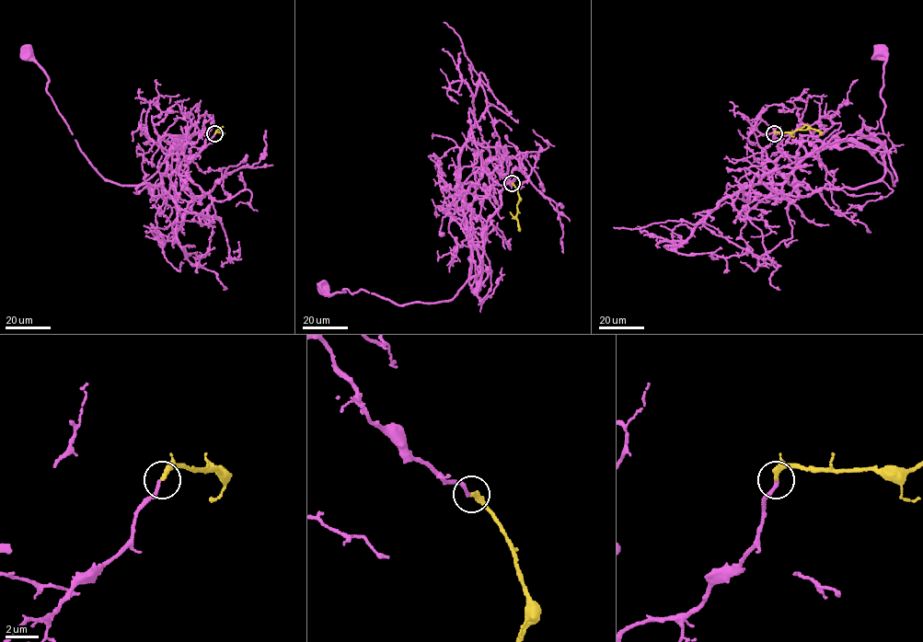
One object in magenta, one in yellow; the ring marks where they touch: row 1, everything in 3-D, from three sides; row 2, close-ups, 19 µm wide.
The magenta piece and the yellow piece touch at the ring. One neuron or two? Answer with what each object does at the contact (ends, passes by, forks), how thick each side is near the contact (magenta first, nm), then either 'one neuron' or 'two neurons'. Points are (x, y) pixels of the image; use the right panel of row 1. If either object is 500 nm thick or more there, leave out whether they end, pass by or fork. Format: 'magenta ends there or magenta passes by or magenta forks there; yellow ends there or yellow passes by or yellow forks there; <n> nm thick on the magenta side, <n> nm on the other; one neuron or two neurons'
magenta ends there; yellow ends there; 200 nm thick on the magenta side, 320 nm on the other; one neuron

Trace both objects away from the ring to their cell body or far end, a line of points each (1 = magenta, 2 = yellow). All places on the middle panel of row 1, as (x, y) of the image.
1: (511, 183), (490, 162), (467, 188), (470, 264), (451, 300), (399, 304), (363, 290), (323, 290)
2: (512, 183), (519, 197), (516, 216), (519, 230)

